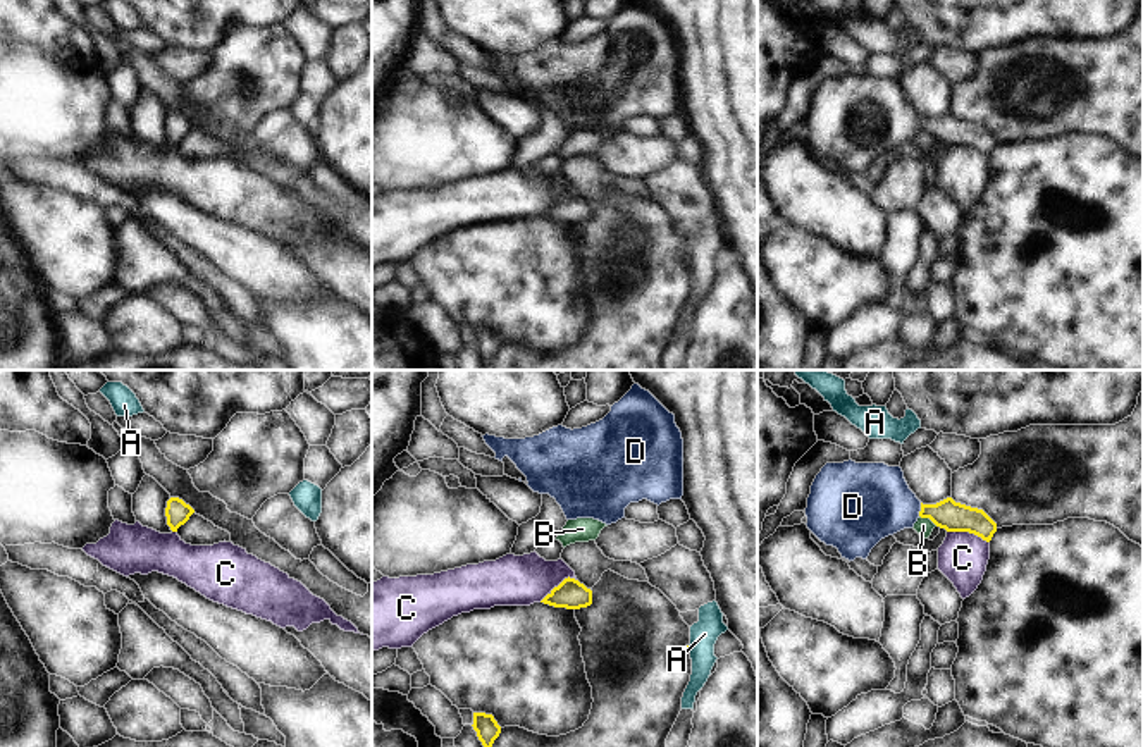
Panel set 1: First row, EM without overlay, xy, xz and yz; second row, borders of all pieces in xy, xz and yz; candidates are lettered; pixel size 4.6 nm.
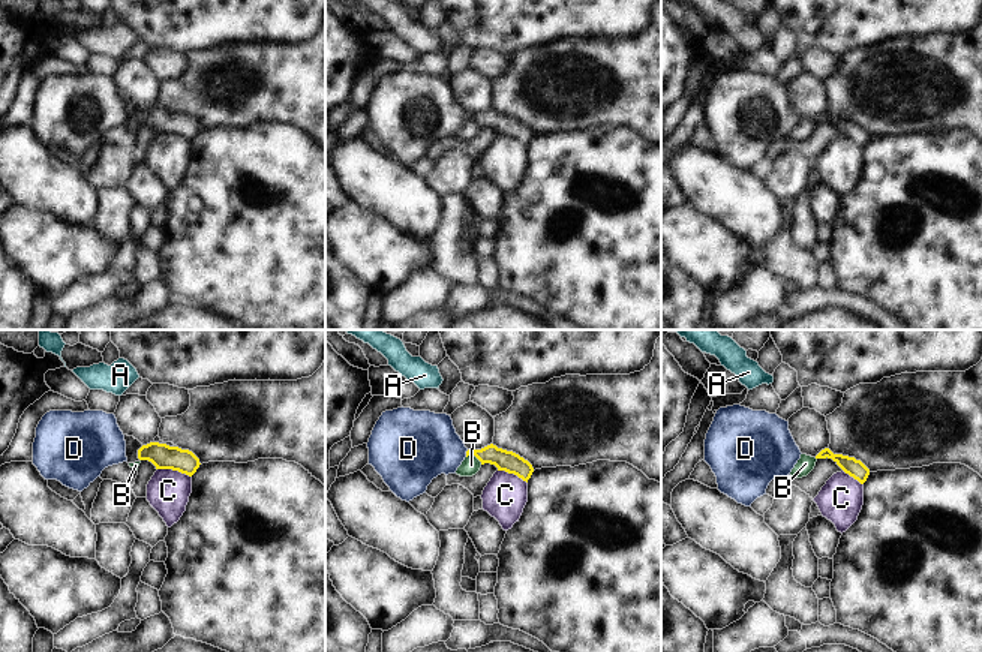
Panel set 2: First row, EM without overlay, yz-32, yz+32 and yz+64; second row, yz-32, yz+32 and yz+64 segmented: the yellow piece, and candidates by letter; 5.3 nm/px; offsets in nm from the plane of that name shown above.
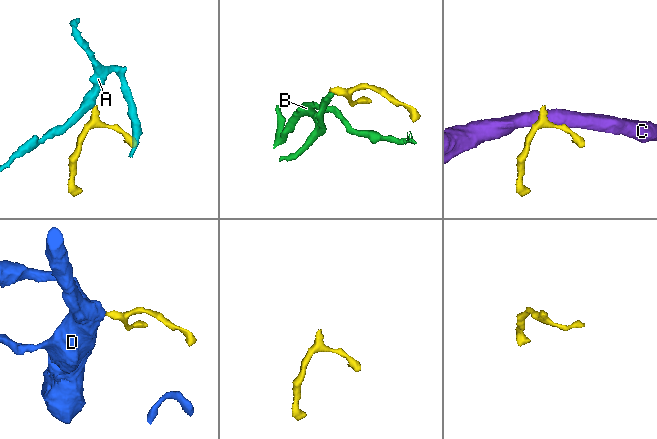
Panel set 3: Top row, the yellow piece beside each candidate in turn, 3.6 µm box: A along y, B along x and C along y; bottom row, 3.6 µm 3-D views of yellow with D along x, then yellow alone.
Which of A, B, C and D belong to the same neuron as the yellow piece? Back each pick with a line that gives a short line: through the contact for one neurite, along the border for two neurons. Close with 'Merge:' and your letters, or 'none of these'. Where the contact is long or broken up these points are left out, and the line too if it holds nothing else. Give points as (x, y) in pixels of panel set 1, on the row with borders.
D: line yz (954, 517), (921, 510), (870, 501)
Merge: D

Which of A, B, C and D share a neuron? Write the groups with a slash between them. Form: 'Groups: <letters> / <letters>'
Groups: A / B / C / D.

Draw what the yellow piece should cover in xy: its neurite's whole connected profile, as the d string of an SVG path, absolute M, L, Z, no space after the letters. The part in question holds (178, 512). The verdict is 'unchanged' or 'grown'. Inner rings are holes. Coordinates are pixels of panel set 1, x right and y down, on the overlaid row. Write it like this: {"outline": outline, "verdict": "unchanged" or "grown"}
{"outline": "M170 497L167 501L165 516L172 532L177 532L177 528L184 525L193 513L195 509L179 497Z", "verdict": "unchanged"}

